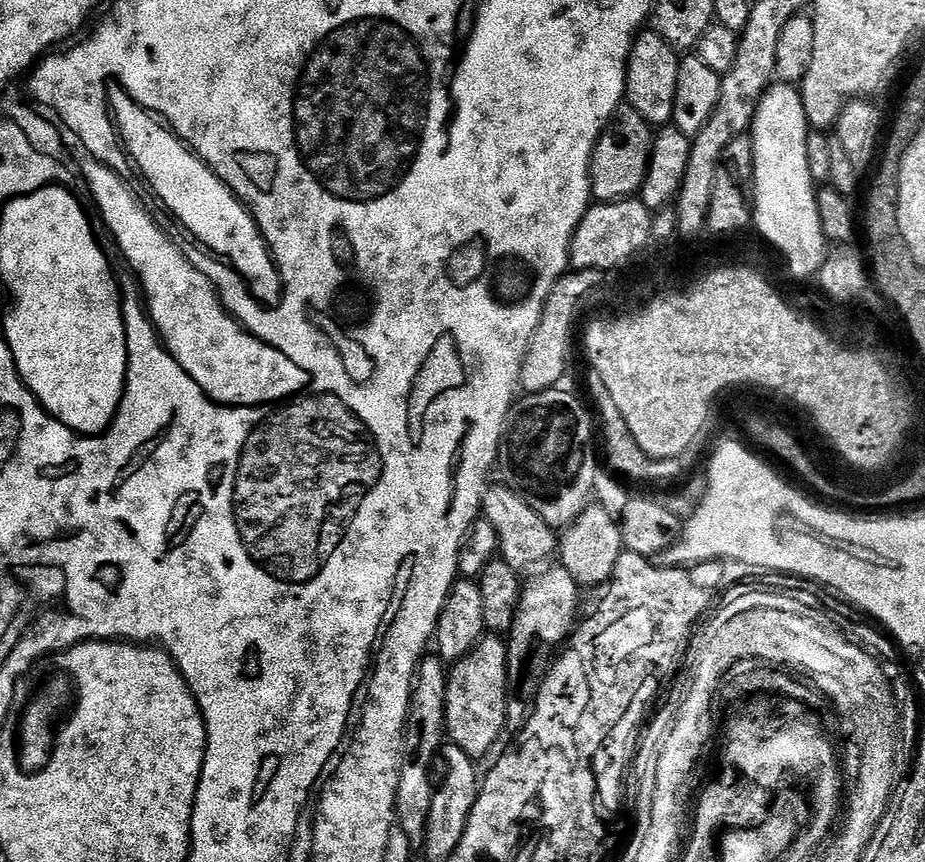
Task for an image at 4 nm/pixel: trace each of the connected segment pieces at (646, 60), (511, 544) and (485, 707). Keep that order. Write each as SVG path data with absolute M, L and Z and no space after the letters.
M644 30L637 35L628 55L628 70L624 83L626 102L653 126L672 124L674 94L678 90L678 70L681 57L657 32Z
M511 486L505 488L489 487L484 493L483 519L498 530L500 539L499 555L518 573L527 573L527 568L544 564L558 552L558 532L542 519L528 504L527 499Z
M488 634L448 672L446 686L446 736L466 755L481 758L506 732L508 645L499 635Z

